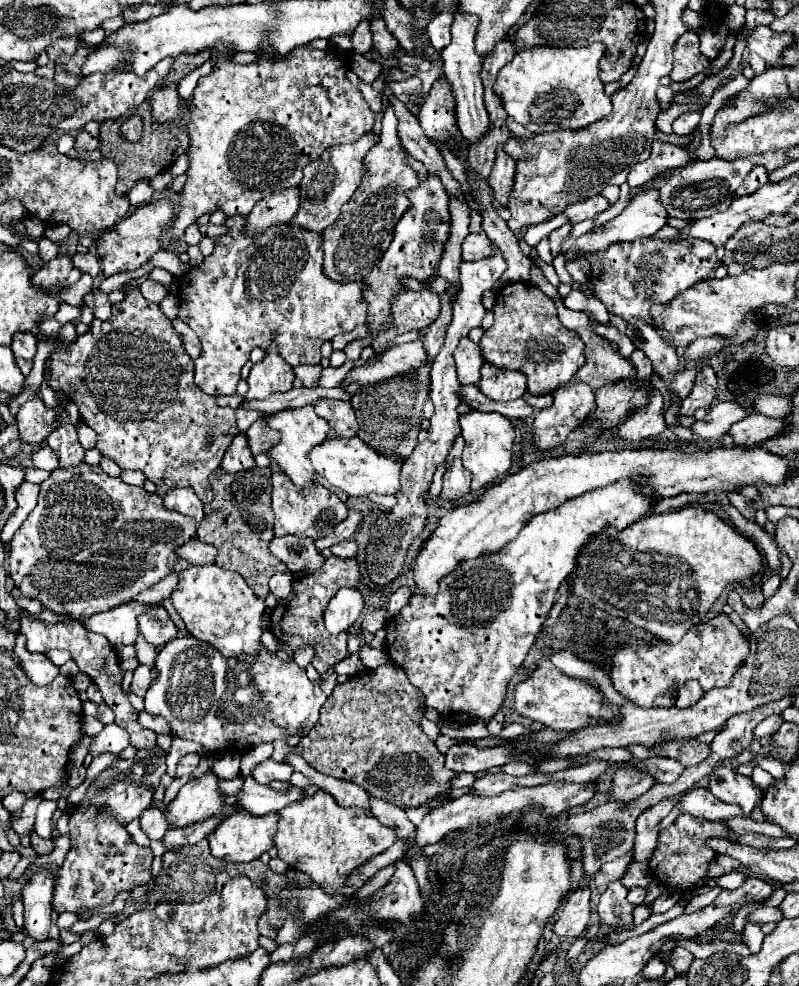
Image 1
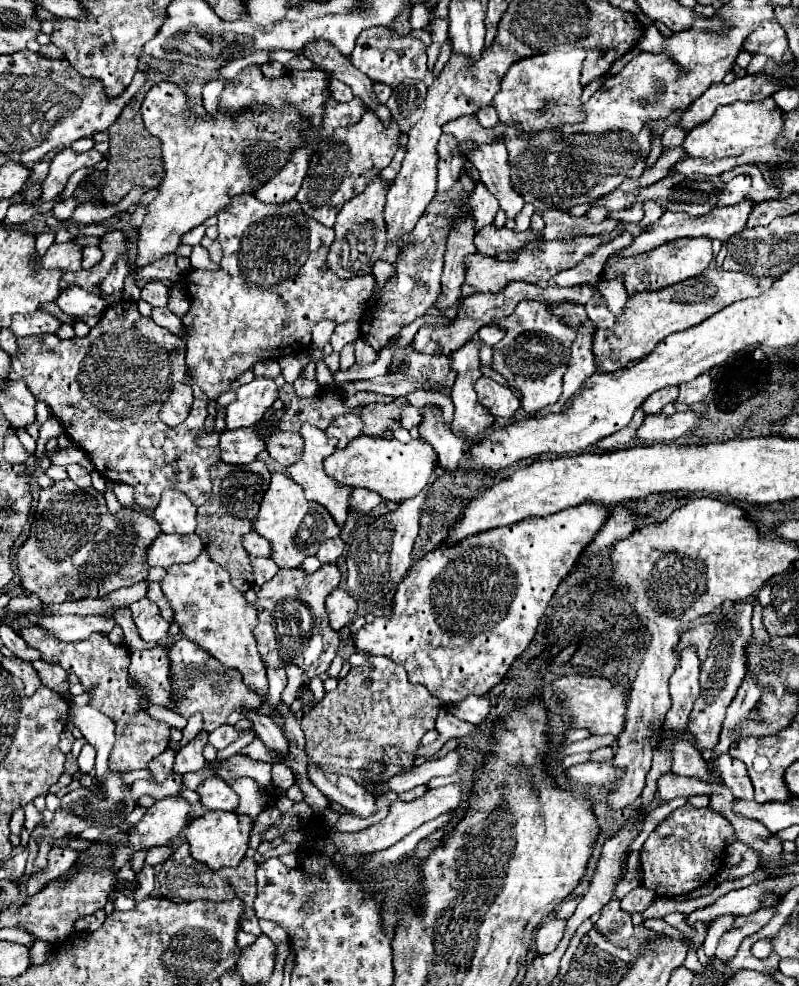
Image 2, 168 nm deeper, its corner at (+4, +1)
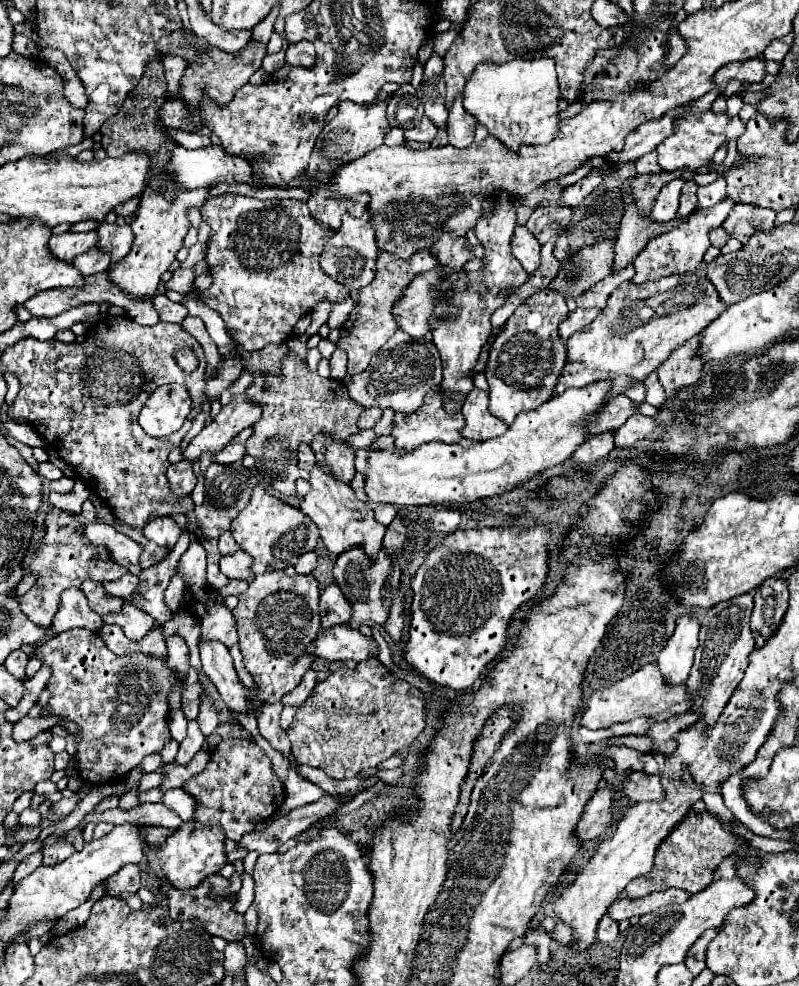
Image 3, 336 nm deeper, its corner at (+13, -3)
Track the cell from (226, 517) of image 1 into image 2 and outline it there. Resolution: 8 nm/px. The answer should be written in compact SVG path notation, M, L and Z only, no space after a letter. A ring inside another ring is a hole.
M258 460L244 466L218 462L212 466L210 478L212 478L212 494L210 494L210 500L198 508L196 534L202 538L204 550L208 550L210 558L216 564L220 564L224 570L228 570L232 584L240 592L246 592L254 586L254 574L252 574L252 564L250 564L252 556L244 550L240 538L244 534L254 532L252 522L256 520L264 490L268 488L270 472L266 464Z

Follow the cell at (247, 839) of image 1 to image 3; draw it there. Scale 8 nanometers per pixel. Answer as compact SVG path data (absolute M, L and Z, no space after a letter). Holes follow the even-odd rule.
M185 822L177 832L173 832L161 846L147 844L147 874L157 880L169 880L175 890L187 890L199 886L211 874L217 874L225 866L225 834L219 826L203 826L199 822Z

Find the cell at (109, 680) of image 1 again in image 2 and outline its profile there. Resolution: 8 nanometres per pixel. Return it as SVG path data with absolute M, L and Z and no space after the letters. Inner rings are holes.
M40 626L22 628L20 636L28 642L30 648L40 648L42 660L48 660L52 664L62 666L66 672L74 672L80 678L80 684L90 692L90 706L96 710L108 714L116 724L116 744L112 748L108 766L110 770L138 770L146 768L148 762L164 752L170 742L170 728L154 718L150 718L146 712L142 712L132 700L132 696L140 696L140 692L130 684L128 678L128 666L130 656L124 646L114 646L104 634L92 634L92 638L82 642L60 642L52 638L52 634L46 634L46 630L40 630ZM44 632L44 634L42 634ZM46 646L46 648L42 648Z

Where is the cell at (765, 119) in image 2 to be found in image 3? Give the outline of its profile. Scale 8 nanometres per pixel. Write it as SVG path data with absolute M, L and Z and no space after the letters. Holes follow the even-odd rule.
M685 112L679 118L675 118L675 134L671 134L669 138L665 138L659 144L657 162L665 172L673 172L673 170L679 170L679 168L695 170L695 168L707 164L723 142L739 138L741 134L743 134L743 122L739 120L739 116L727 118L727 114L707 112L707 114L695 118L693 114Z

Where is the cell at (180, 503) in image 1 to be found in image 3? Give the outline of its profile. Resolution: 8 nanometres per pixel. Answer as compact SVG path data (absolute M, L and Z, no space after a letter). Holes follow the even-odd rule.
M159 516L155 520L149 520L149 524L143 528L145 538L157 542L159 546L165 548L173 548L173 544L177 542L179 534L181 534L181 526L171 520L169 516Z

